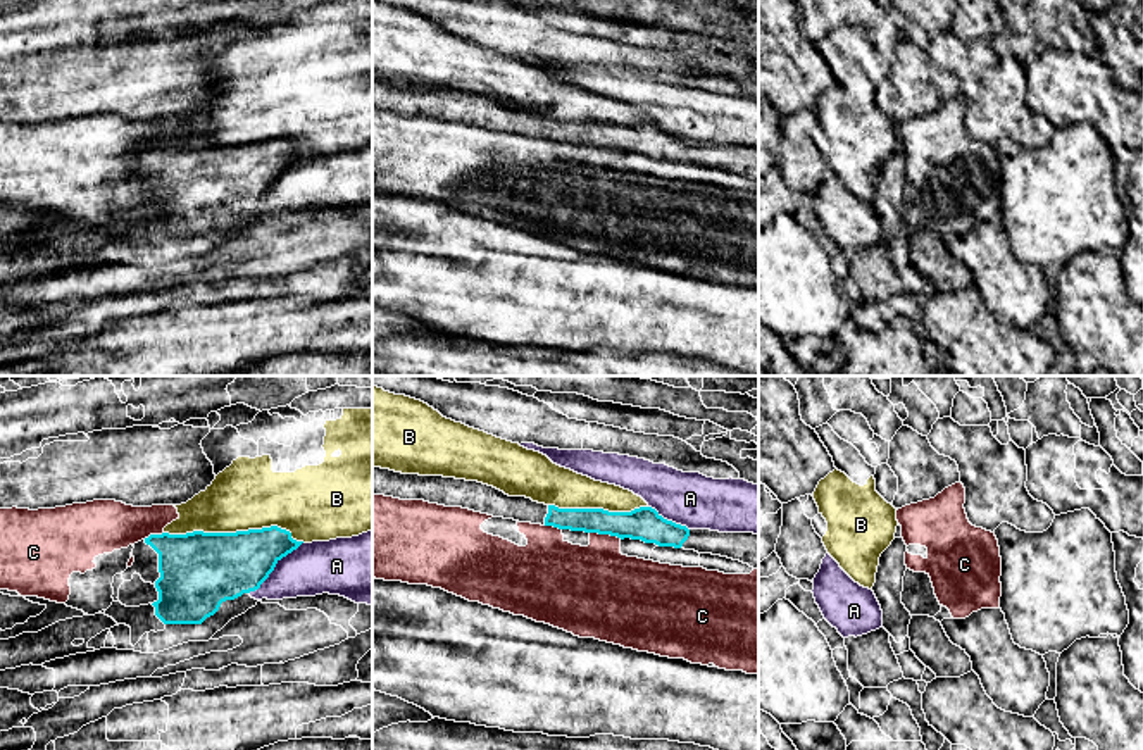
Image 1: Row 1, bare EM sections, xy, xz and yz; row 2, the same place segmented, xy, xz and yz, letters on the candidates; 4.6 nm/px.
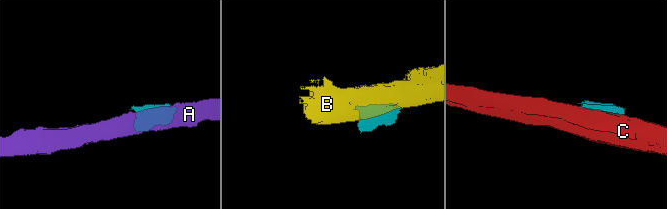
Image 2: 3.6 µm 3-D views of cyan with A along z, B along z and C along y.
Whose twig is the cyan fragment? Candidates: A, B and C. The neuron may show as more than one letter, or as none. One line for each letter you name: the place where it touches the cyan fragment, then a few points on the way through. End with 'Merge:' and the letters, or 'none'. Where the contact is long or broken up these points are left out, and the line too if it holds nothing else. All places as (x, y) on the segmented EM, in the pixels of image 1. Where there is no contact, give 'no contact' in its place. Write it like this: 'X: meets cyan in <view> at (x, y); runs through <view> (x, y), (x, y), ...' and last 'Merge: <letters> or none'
Merge: none

